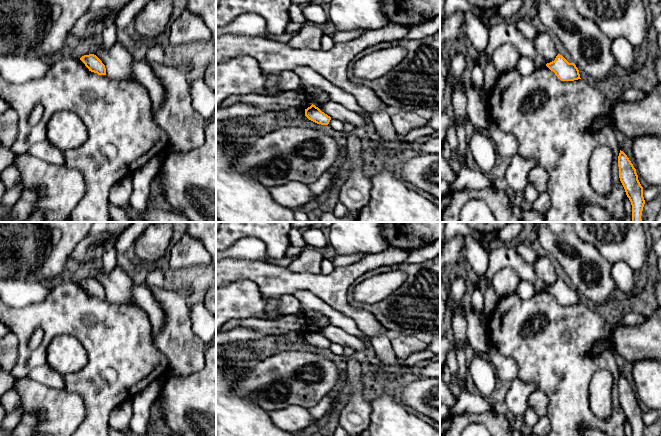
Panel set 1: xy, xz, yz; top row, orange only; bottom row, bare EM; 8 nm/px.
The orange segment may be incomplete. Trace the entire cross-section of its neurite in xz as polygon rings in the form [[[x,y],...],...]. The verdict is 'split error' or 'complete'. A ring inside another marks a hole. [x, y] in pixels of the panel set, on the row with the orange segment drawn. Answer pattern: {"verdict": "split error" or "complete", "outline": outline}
{"verdict": "complete", "outline": [[[313,104],[305,109],[305,116],[309,120],[321,125],[328,125],[331,120],[330,116],[322,112],[318,107]]]}

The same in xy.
{"verdict": "complete", "outline": [[[84,55],[80,60],[85,64],[89,71],[97,73],[98,75],[106,75],[105,65],[96,55]]]}

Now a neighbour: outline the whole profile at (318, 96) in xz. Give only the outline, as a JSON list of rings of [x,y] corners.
[[[309,87],[309,88],[305,88],[303,92],[305,93],[305,95],[307,95],[312,99],[312,102],[314,104],[322,104],[330,100],[329,95],[319,88]]]

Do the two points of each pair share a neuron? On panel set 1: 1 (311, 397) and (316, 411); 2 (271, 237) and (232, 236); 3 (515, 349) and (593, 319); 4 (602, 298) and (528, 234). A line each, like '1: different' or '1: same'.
1: different
2: same
3: same
4: different

